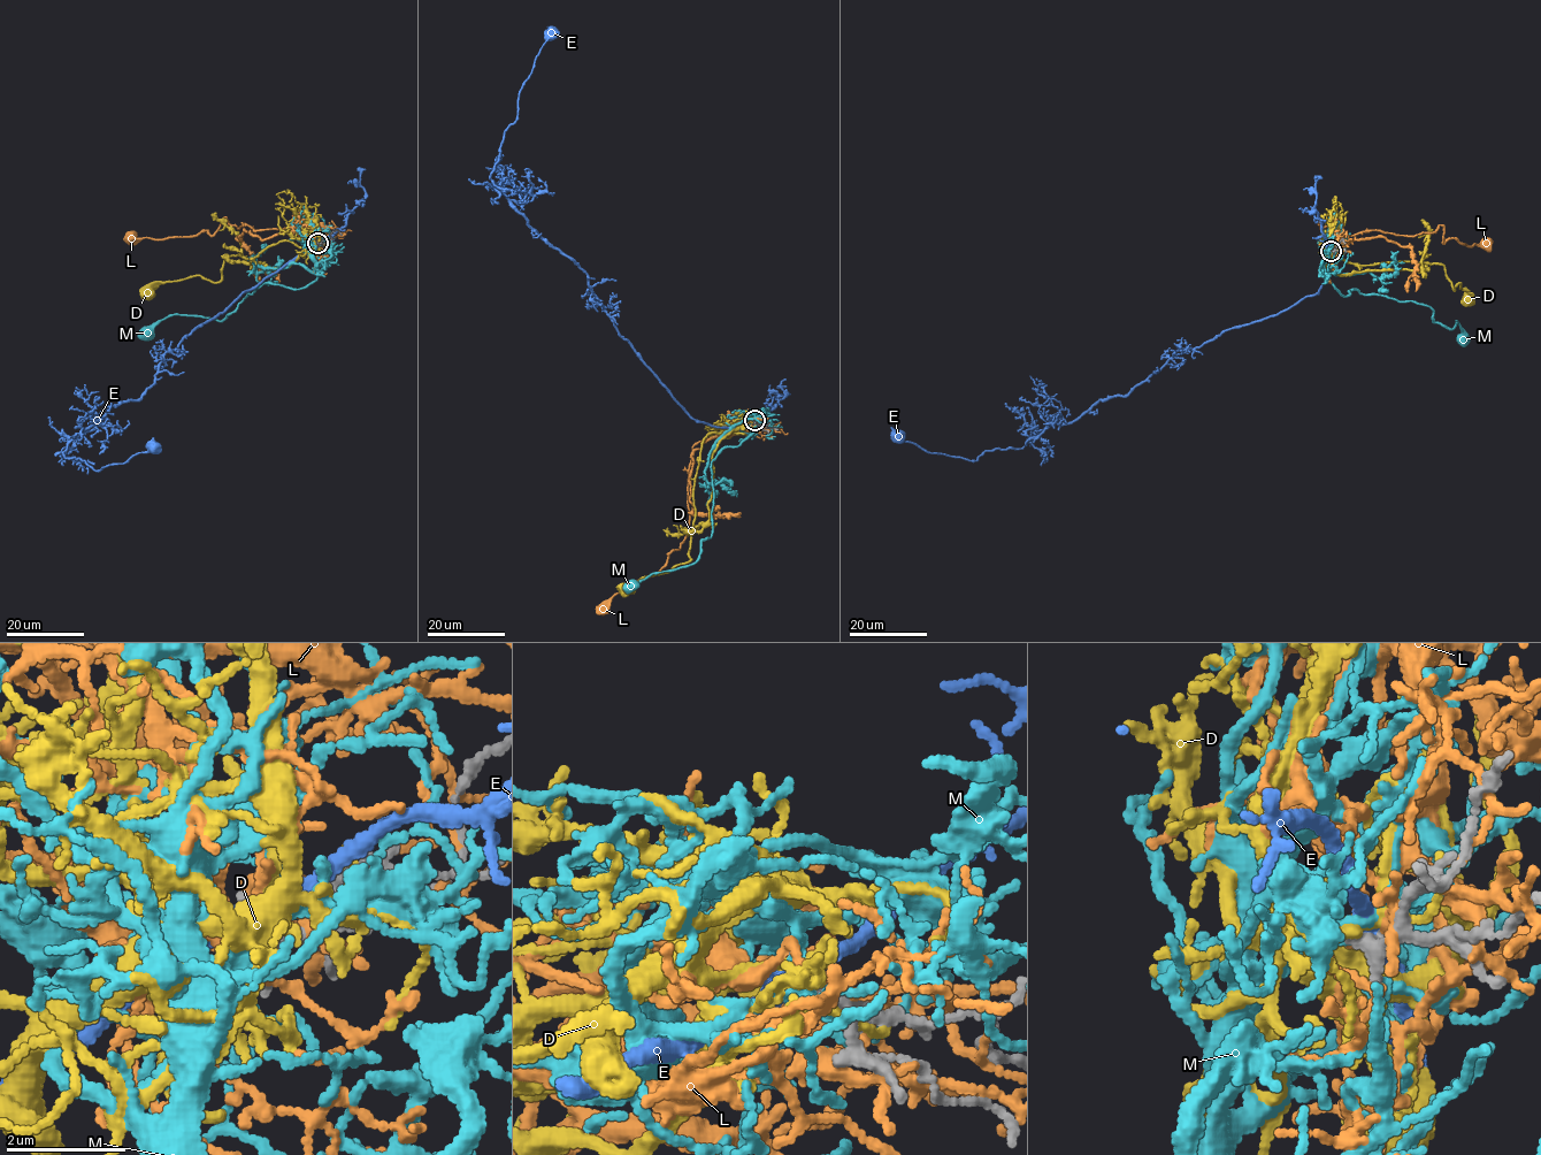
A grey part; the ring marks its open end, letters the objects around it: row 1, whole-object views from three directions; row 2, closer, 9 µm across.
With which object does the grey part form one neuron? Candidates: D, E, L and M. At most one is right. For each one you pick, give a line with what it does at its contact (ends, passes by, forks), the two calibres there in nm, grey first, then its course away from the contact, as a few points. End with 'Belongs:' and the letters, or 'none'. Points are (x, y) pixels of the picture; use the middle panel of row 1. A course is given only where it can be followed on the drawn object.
M: it forks; calibres 280 and 120 nm; course (753, 422), (751, 414), (760, 423), (712, 461), (712, 530), (702, 542), (698, 559), (623, 588)
Belongs: M

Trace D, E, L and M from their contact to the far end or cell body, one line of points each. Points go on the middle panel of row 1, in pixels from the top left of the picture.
D: (754, 422), (707, 434), (703, 440), (692, 490), (689, 561), (643, 576), (622, 593)
E: (753, 423), (719, 428), (692, 419), (619, 334), (588, 276), (542, 239), (489, 177), (547, 27)
L: (753, 423), (736, 427), (692, 446), (687, 536), (653, 575), (613, 595), (597, 613)
M: (753, 422), (751, 414), (760, 423), (712, 461), (712, 530), (702, 542), (698, 559), (623, 588)

